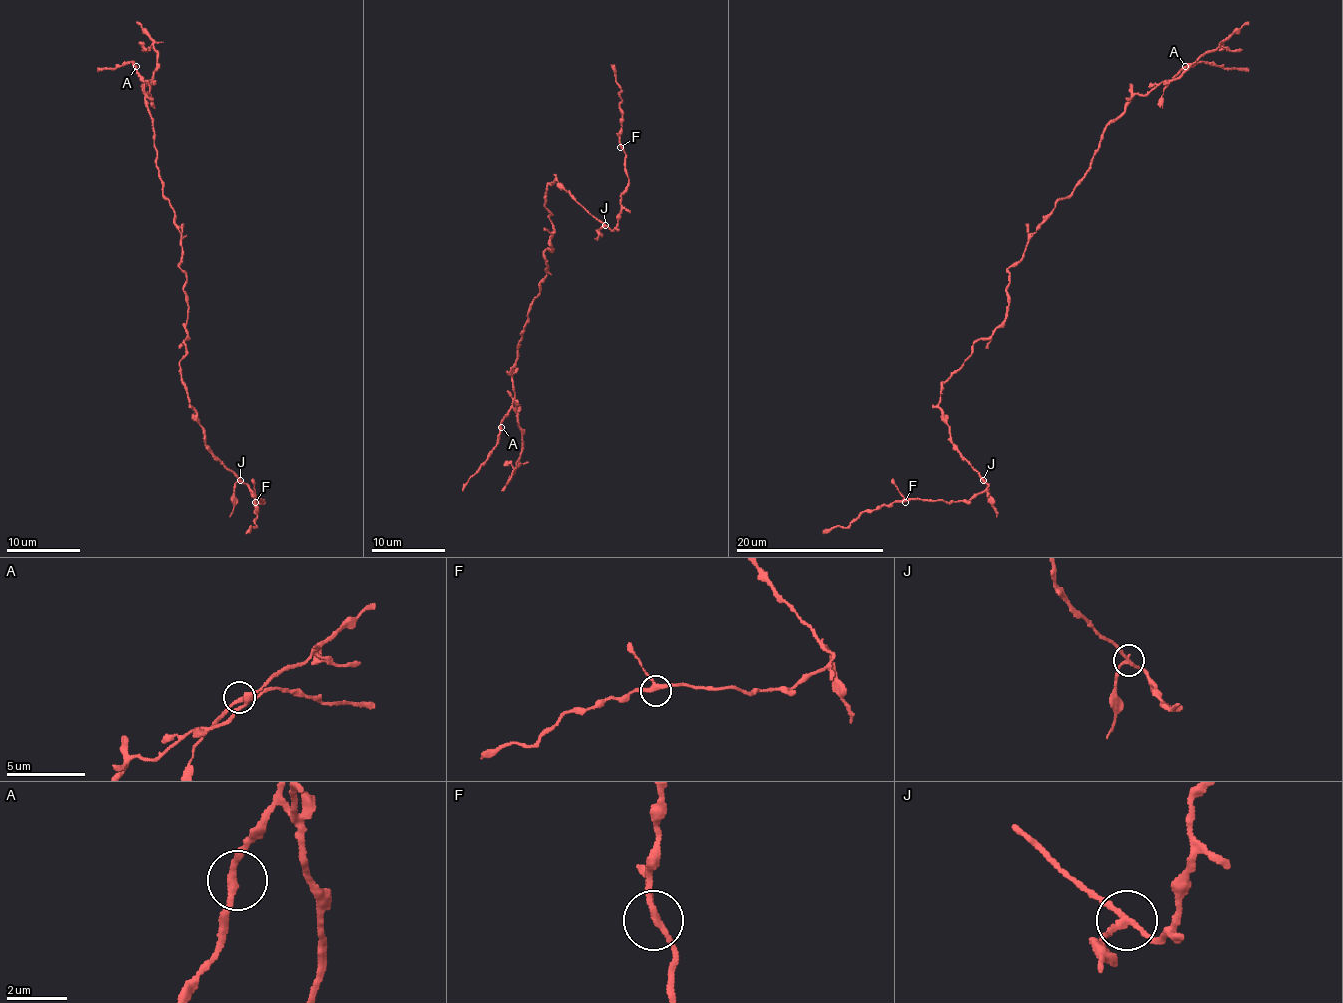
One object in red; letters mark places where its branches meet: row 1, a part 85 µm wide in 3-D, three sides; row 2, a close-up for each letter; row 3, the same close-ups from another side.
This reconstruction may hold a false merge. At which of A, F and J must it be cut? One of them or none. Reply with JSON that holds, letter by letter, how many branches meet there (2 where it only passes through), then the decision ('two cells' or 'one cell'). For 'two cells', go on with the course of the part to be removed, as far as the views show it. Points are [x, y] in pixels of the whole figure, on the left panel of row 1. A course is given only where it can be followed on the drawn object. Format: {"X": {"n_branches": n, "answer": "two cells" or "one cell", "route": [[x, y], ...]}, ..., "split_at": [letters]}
{"A": {"n_branches": 2, "answer": "one cell"}, "F": {"n_branches": 3, "answer": "one cell"}, "J": {"n_branches": 3, "answer": "two cells", "route": [[240, 479], [235, 485], [235, 507], [229, 516]]}, "split_at": ["J"]}

